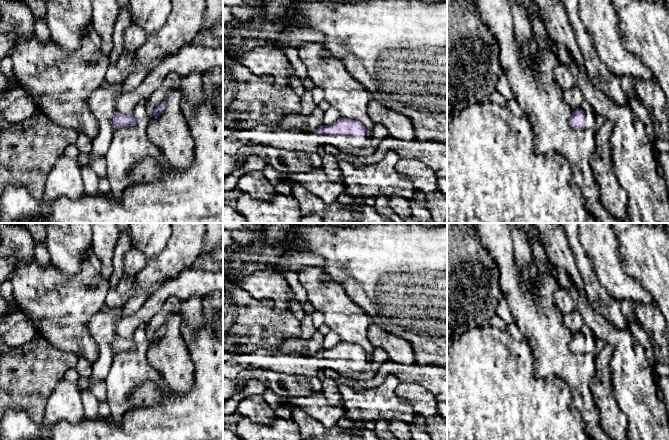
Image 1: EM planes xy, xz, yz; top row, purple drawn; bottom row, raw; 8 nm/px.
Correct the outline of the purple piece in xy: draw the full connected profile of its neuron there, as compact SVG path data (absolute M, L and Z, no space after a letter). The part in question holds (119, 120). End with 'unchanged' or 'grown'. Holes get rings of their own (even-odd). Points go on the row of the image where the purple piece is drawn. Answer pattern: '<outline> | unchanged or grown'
M117 112L112 118L112 126L113 130L117 130L119 128L134 126L136 124L136 120L133 114L122 114Z | unchanged

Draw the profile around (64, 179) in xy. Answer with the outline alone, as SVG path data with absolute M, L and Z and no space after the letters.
M61 154L49 170L43 201L51 204L60 197L76 200L85 194L77 159Z

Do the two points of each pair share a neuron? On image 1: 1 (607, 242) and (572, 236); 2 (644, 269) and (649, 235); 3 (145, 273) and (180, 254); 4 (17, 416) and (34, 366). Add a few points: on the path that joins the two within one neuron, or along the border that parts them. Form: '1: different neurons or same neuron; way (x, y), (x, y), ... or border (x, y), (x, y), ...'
1: different neurons; border (578, 233), (580, 245), (589, 258)
2: same neuron; way (649, 261), (649, 243)
3: same neuron; way (154, 271), (166, 266), (171, 261)
4: different neurons; border (10, 407), (22, 408), (37, 423)

